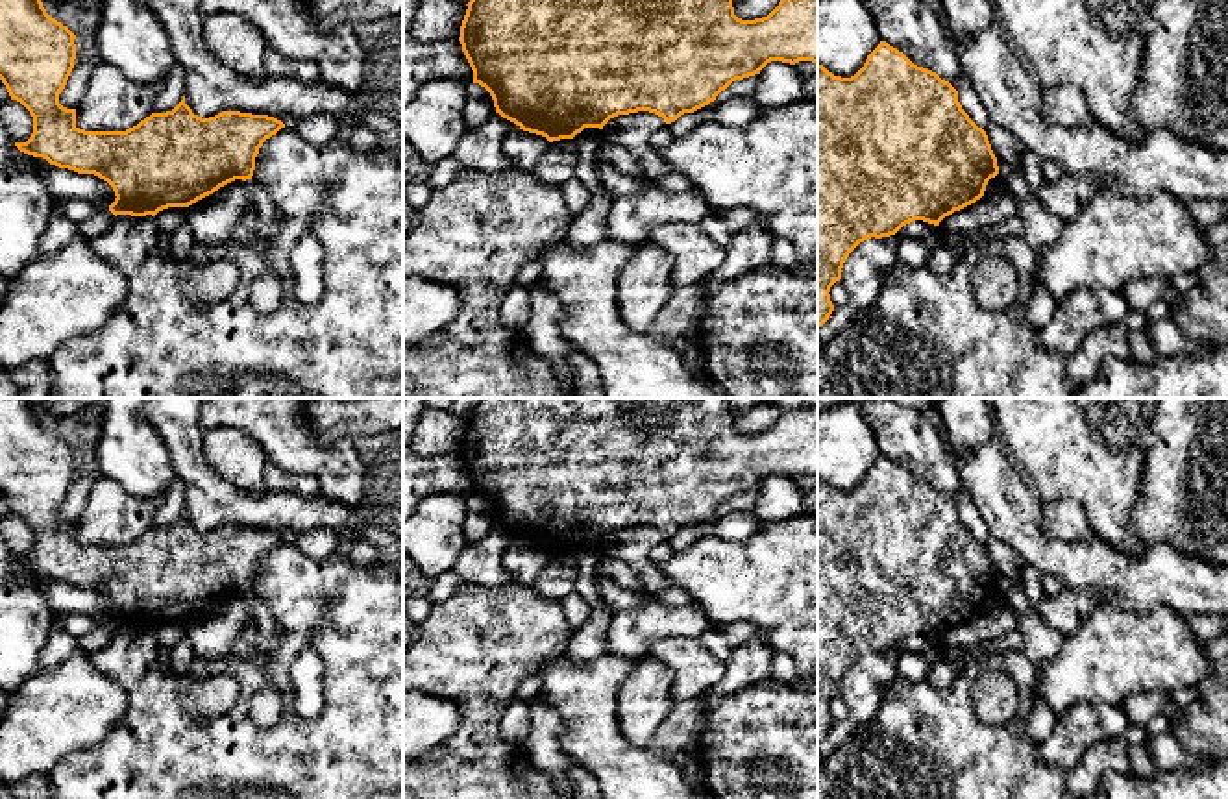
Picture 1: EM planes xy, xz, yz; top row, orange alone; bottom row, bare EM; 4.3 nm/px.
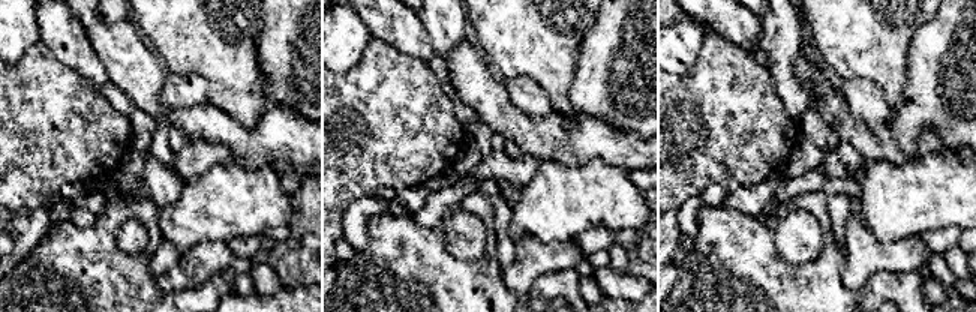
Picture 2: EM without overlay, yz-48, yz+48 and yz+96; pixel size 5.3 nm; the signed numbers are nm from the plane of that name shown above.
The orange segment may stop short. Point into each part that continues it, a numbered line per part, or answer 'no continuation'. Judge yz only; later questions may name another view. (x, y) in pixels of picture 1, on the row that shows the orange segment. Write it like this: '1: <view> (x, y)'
no continuation

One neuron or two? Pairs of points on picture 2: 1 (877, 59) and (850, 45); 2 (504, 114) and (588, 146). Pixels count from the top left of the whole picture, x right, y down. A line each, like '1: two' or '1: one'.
1: one
2: one

